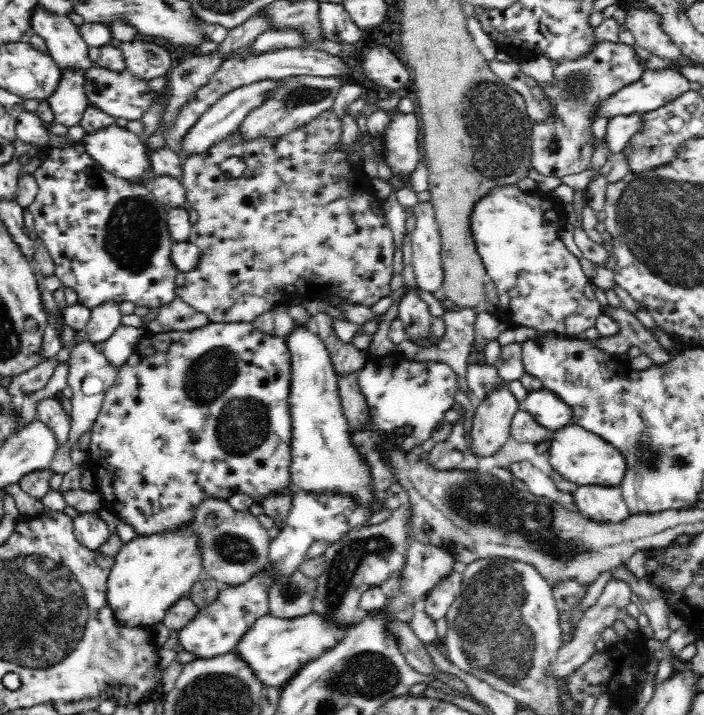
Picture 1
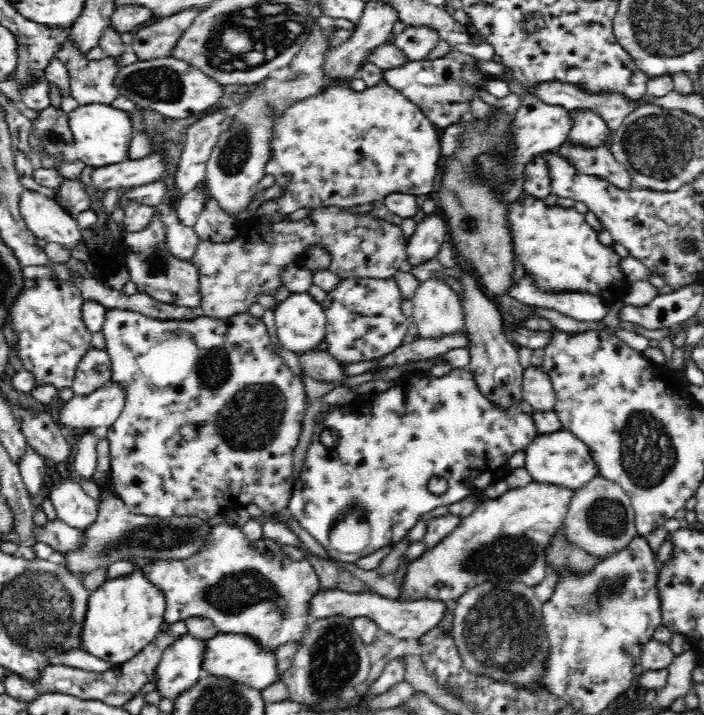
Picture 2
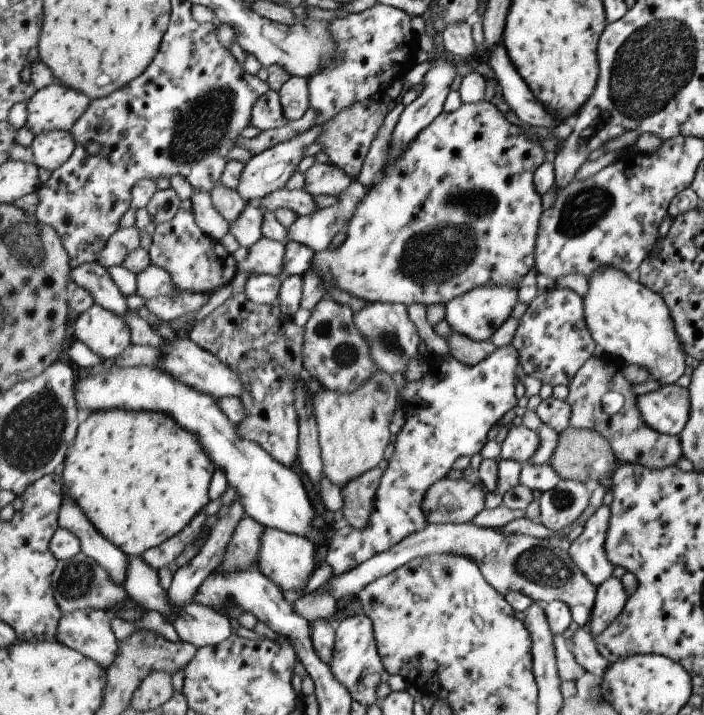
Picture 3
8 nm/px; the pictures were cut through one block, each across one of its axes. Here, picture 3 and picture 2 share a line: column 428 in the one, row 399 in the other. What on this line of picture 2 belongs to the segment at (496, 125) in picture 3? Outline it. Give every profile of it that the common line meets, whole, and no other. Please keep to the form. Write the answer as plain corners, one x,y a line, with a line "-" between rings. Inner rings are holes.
107,309
103,326
106,350
112,357
112,381
120,382
126,387
126,402
121,416
103,431
110,441
110,490
128,505
132,513
144,514
156,518
198,517
204,521
212,518
225,508
256,505
264,512
280,512
289,506
289,500
295,486
292,477
293,451
298,444
306,405
306,387
302,378
294,375
290,367
278,356
264,322
250,313
234,314
230,318
211,318
204,316
192,321
158,321
147,318
130,310
-
194,425
196,438
184,439
180,427

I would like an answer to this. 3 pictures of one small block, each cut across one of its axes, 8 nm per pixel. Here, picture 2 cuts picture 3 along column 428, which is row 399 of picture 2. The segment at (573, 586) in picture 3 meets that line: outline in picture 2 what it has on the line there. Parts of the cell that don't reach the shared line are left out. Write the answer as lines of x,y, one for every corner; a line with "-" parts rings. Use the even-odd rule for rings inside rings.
530,365
523,369
523,398
535,412
550,412
555,408
556,393
550,374
542,366

